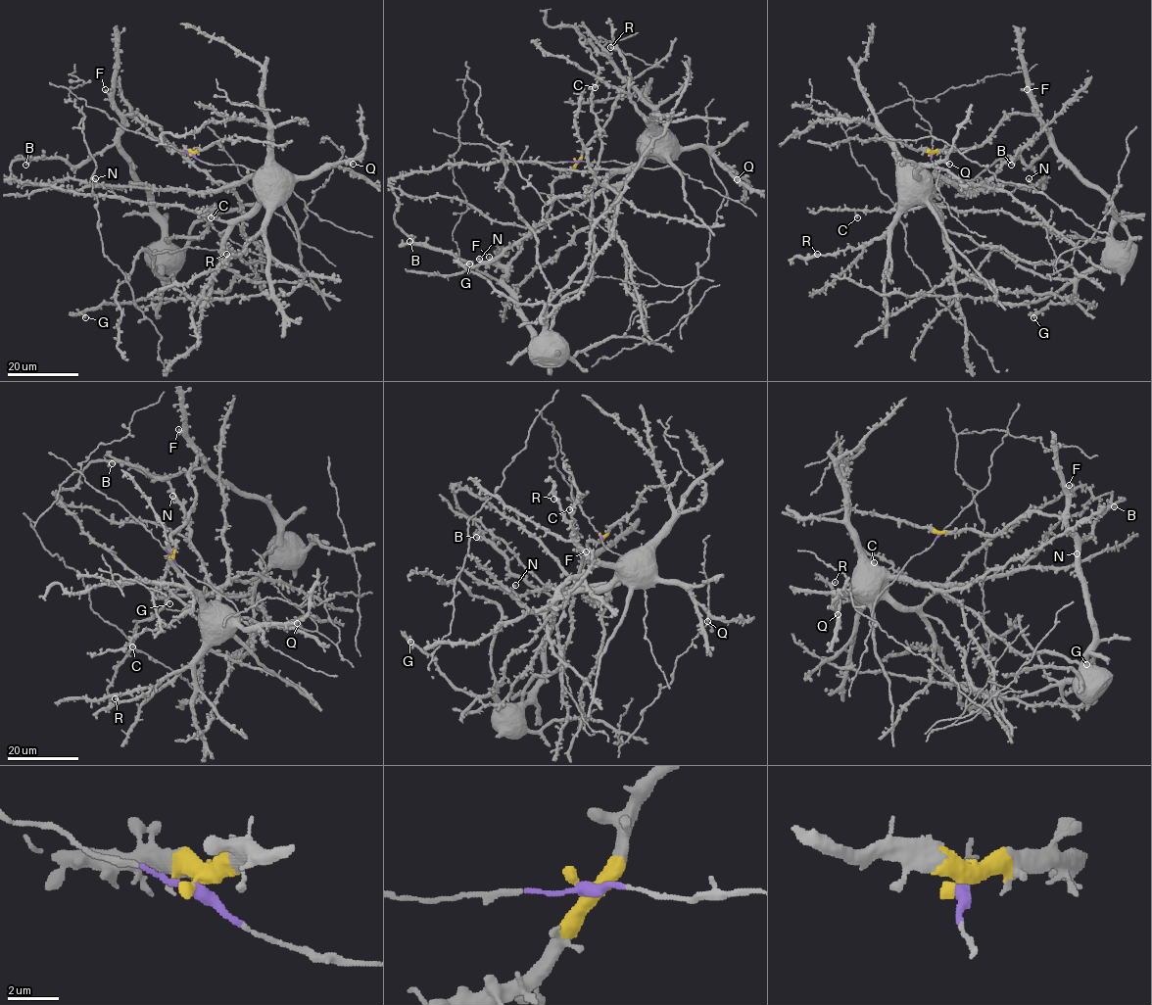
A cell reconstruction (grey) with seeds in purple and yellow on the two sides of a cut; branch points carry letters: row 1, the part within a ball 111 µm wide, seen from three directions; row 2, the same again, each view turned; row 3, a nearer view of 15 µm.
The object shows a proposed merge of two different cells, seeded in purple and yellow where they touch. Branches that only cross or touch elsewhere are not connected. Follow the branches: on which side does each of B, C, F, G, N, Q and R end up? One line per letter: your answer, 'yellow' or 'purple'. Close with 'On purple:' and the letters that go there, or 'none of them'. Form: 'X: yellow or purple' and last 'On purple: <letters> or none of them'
B: yellow
C: yellow
F: yellow
G: yellow
N: purple
Q: purple
R: purple
On purple: N, Q, R

